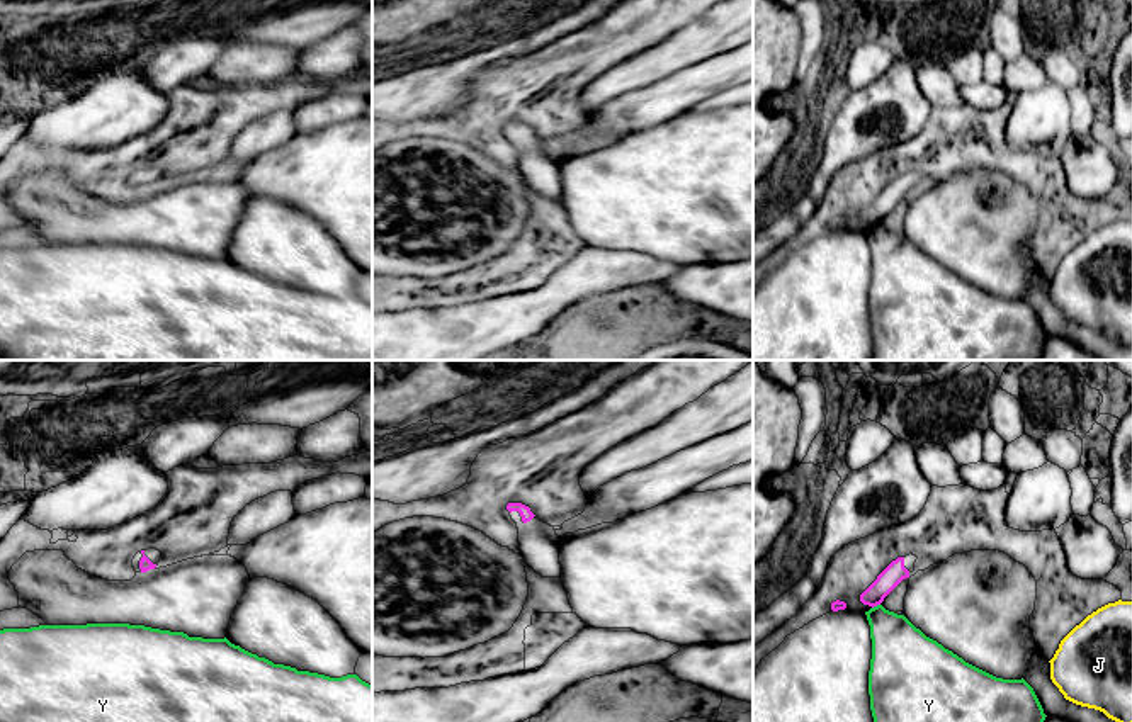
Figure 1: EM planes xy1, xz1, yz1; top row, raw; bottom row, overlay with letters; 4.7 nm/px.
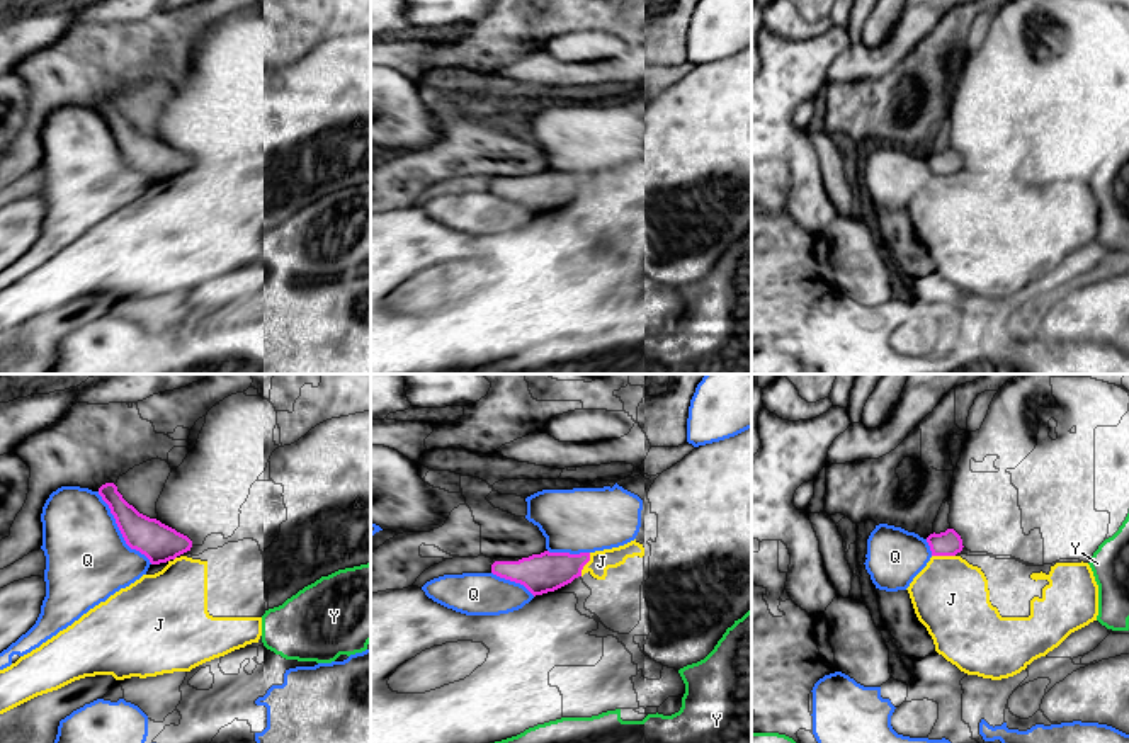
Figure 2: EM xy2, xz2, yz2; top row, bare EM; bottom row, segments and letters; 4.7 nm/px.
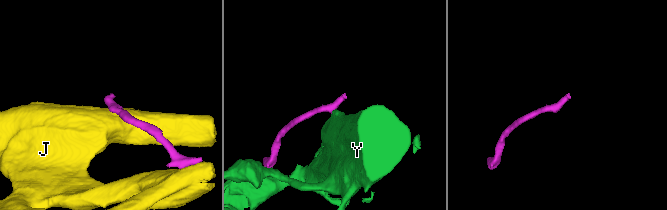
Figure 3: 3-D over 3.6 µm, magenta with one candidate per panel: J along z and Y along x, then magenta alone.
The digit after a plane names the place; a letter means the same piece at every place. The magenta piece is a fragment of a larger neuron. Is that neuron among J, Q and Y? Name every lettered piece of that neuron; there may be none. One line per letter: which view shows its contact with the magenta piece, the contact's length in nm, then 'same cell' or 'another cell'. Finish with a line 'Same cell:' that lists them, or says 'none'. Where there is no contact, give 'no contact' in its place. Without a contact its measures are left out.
J: xz2 | 120 nm | another cell
Q: xy2 | 440 nm | another cell
Y: yz1 | 50 nm | another cell
Same cell: none

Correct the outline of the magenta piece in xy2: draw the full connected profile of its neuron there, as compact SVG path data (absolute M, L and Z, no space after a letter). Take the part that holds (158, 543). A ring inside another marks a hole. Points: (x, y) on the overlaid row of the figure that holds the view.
M114 483L102 485L99 495L109 505L126 544L145 554L151 564L167 563L190 551L192 541L187 536L139 513L122 498Z

